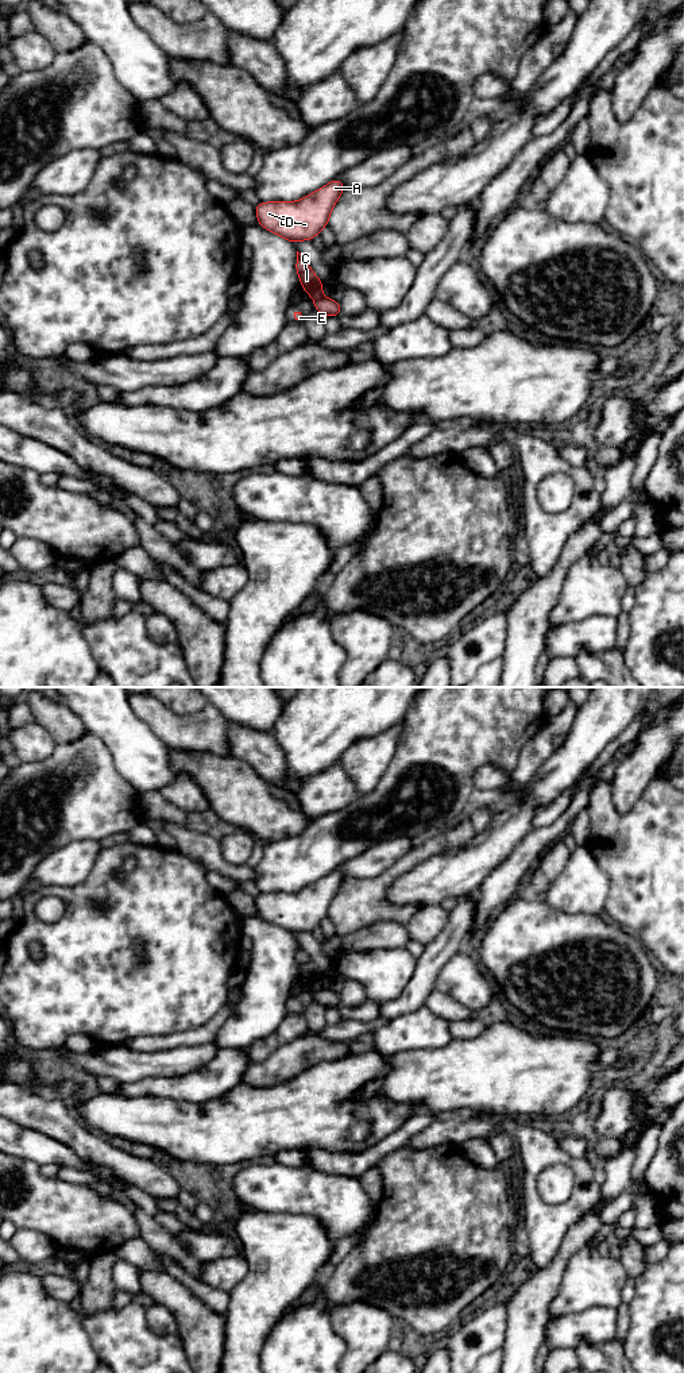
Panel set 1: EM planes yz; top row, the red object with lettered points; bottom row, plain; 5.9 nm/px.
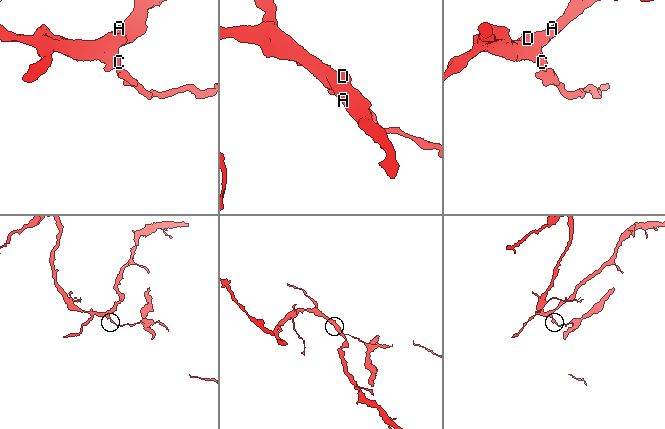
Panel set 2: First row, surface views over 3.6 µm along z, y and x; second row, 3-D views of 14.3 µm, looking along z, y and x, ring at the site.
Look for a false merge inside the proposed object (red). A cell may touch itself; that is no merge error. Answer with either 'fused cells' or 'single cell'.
fused cells

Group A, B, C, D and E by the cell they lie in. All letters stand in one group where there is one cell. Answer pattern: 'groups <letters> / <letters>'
groups A B C D / E

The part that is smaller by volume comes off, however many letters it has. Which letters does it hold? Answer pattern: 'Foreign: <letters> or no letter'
Foreign: E

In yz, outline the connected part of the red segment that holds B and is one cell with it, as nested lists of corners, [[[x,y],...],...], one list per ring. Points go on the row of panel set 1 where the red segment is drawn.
[[[336,178],[298,201],[259,203],[255,207],[258,224],[291,243],[312,240],[324,227],[328,225],[329,213],[340,198],[344,188],[345,185]]]

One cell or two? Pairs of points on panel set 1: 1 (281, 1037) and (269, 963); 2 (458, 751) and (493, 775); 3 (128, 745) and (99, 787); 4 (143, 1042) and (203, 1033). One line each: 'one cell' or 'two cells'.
1: two cells
2: two cells
3: two cells
4: one cell

